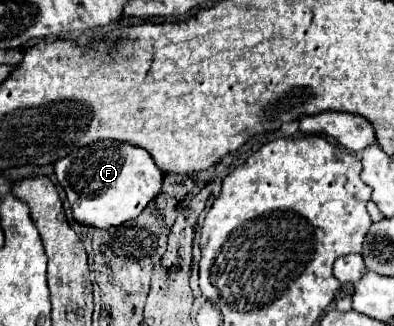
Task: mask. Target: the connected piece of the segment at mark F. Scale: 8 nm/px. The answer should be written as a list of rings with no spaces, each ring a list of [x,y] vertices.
[[[91,143],[71,151],[55,165],[55,175],[73,207],[73,217],[81,225],[111,229],[135,219],[153,197],[159,197],[165,171],[159,171],[153,157],[131,143]]]

